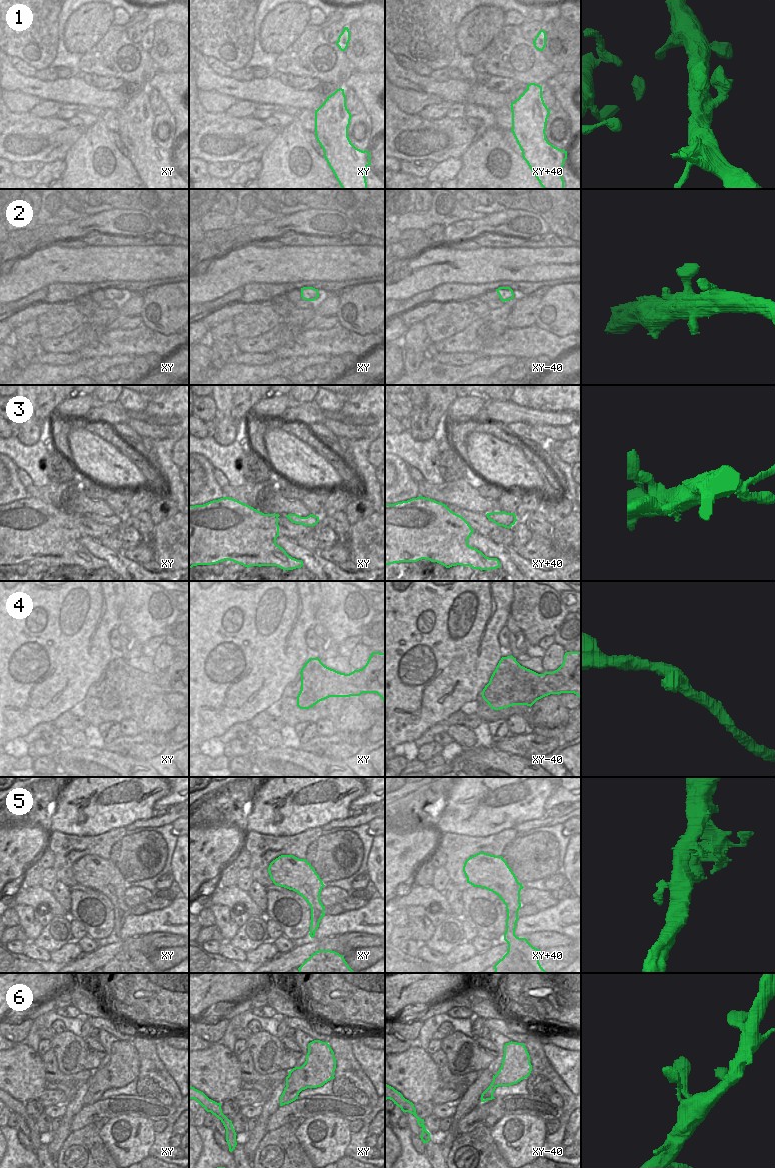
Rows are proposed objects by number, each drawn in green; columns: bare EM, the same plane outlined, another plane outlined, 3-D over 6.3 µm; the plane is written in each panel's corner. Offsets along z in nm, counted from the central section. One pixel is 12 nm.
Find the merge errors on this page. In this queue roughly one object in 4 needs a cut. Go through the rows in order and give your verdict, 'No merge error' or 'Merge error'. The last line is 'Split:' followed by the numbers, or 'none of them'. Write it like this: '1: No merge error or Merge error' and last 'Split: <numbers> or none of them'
1: No merge error
2: No merge error
3: No merge error
4: No merge error
5: Merge error
6: No merge error
Split: 5.

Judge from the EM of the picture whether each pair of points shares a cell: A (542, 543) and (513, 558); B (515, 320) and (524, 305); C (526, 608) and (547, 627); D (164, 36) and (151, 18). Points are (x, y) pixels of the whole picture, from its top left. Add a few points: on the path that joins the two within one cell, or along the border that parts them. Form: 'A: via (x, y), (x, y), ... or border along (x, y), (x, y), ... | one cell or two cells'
A: border along (514, 548), (521, 556), (530, 561) | two cells
B: via (519, 316), (524, 309) | one cell
C: via (531, 611), (542, 622) | one cell
D: border along (164, 17), (151, 26) | two cells

